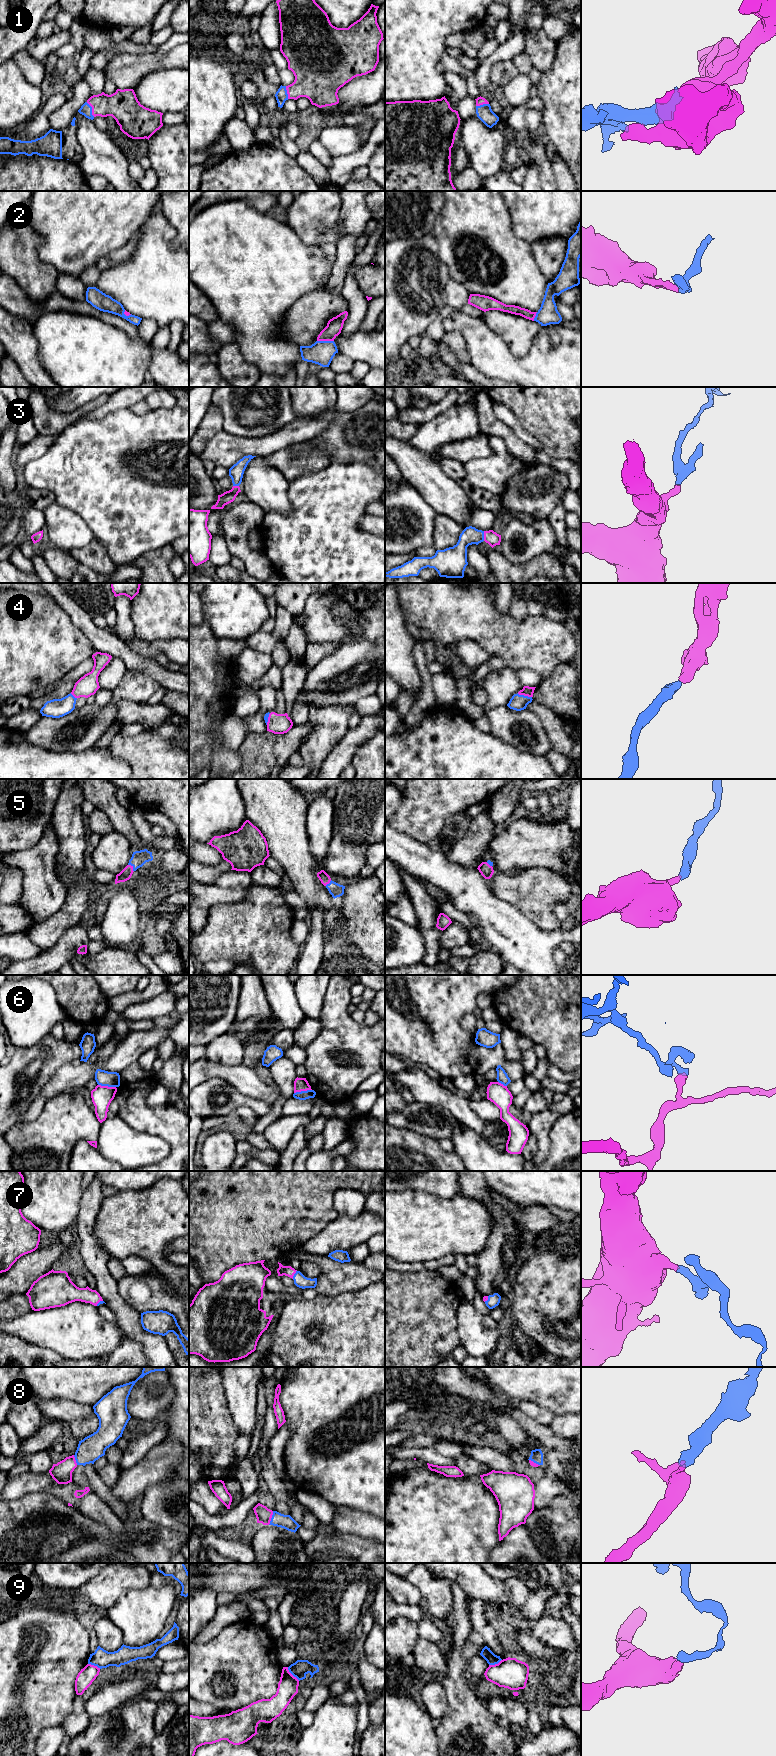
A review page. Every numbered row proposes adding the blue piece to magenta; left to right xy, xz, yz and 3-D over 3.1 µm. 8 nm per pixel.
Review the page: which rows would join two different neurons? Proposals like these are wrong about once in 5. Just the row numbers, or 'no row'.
6, 9

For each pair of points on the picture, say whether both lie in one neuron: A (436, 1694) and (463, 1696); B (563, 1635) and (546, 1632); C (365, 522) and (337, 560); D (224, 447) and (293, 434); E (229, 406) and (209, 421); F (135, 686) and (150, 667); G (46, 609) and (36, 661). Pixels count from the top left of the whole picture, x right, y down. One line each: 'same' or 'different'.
A: different
B: same
C: different
D: same
E: different
F: different
G: same

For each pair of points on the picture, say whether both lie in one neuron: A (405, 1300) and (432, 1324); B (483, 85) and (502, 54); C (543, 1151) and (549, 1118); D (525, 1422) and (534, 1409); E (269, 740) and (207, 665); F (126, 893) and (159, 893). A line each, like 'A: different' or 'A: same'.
A: same
B: same
C: same
D: different
E: different
F: different

